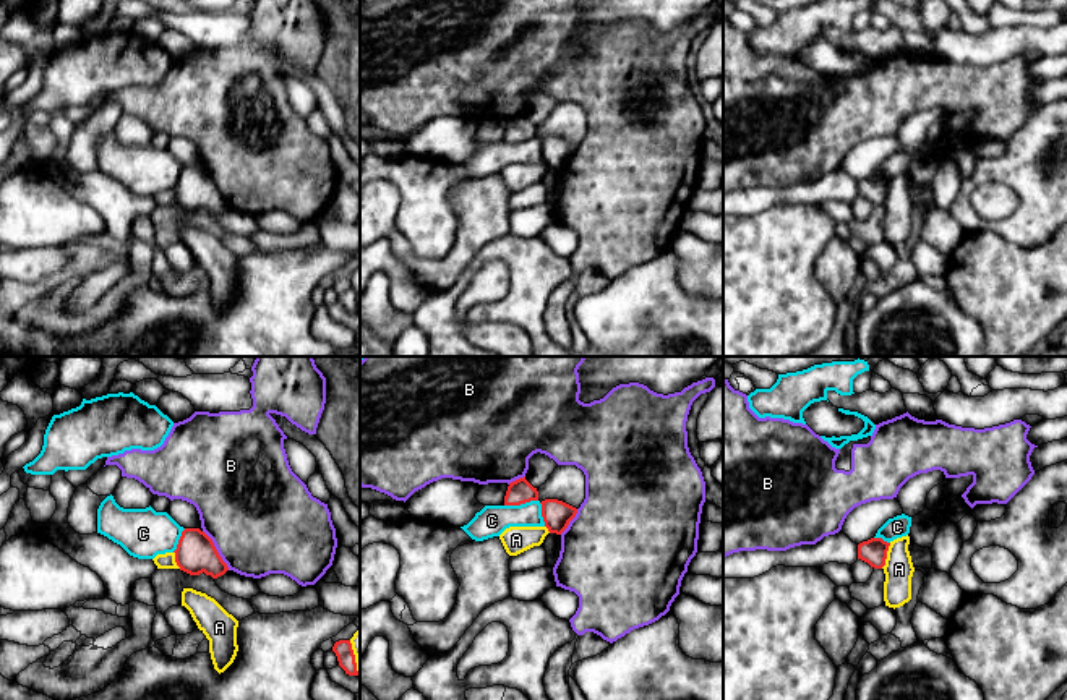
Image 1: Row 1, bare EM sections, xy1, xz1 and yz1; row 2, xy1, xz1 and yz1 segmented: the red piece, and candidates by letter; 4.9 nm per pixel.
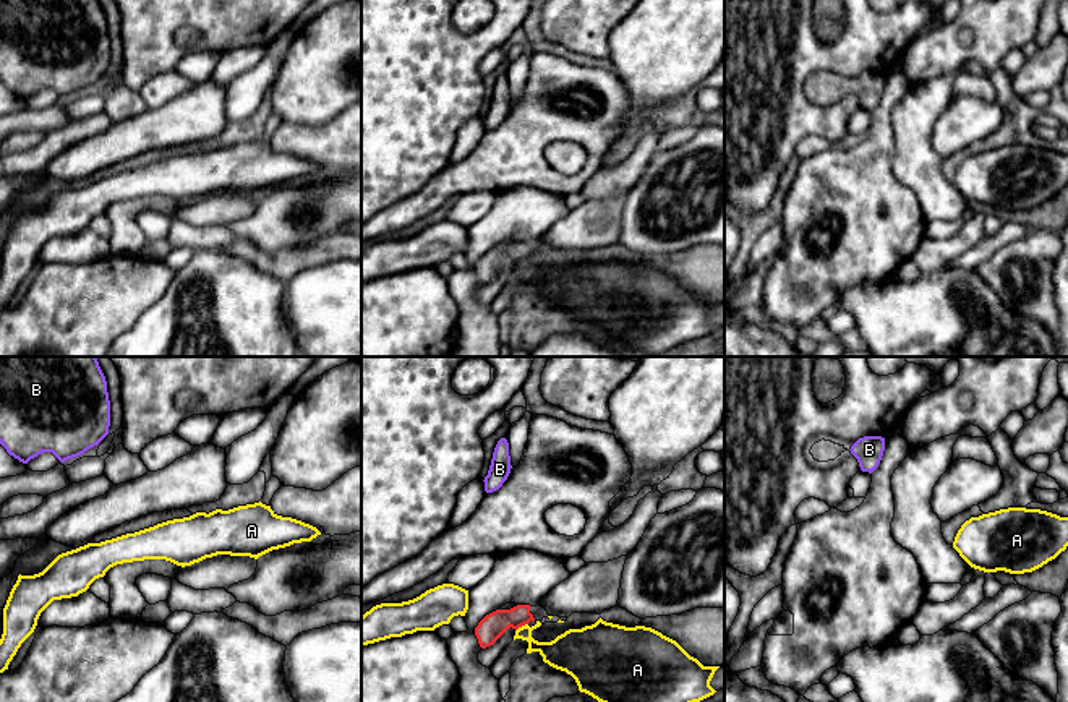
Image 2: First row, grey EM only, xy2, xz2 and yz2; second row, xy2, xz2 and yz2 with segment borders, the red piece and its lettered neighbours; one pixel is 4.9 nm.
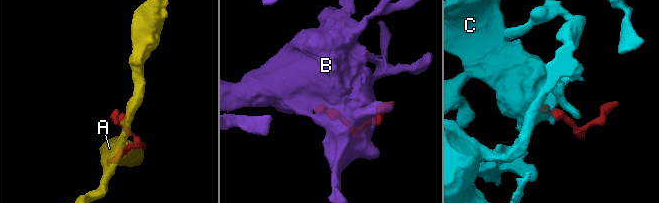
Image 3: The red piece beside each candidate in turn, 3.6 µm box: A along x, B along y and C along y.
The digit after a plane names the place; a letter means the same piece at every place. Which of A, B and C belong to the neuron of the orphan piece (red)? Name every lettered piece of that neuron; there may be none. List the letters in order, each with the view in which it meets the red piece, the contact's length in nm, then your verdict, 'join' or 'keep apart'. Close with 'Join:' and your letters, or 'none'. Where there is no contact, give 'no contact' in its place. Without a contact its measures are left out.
A: contact in yz1; length 140 nm; keep apart
B: contact in xy1; length 240 nm; keep apart
C: contact in xz1; length 240 nm; keep apart
Join: none

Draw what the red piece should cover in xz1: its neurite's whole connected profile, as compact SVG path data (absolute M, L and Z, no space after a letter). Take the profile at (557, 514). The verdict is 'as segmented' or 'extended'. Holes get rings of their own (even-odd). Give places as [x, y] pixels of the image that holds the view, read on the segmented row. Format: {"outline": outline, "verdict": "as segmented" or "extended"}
{"outline": "M545 499L540 504L542 517L550 533L561 535L577 514L576 507L558 499Z", "verdict": "as segmented"}

